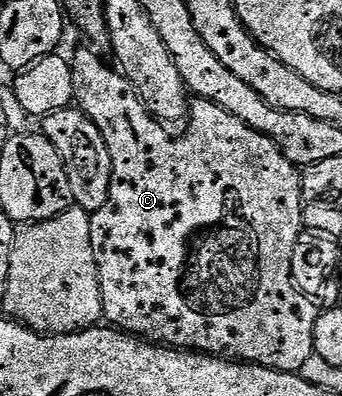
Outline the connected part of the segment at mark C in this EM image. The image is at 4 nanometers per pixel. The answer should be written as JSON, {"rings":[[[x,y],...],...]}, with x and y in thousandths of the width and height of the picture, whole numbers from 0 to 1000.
{"rings":[[[225,129],[219,146],[205,149],[205,167],[219,215],[216,255],[228,275],[240,278],[249,293],[260,293],[272,313],[284,313],[295,343],[307,343],[307,364],[325,396],[319,505],[307,505],[298,525],[266,540],[266,614],[289,679],[289,735],[301,740],[301,803],[325,811],[316,816],[327,826],[456,869],[550,889],[649,899],[655,907],[696,909],[713,919],[781,924],[792,934],[883,937],[892,909],[904,909],[904,899],[921,891],[915,828],[936,785],[921,783],[918,768],[909,765],[918,760],[901,745],[883,742],[851,705],[857,626],[892,578],[883,447],[868,422],[827,391],[825,374],[807,359],[787,354],[787,343],[728,323],[728,313],[693,303],[693,293],[658,283],[658,273],[611,253],[570,247],[553,268],[553,306],[544,311],[550,318],[535,348],[500,348],[497,333],[488,331],[497,326],[433,283],[357,184],[336,172],[322,177],[272,129]]]}

